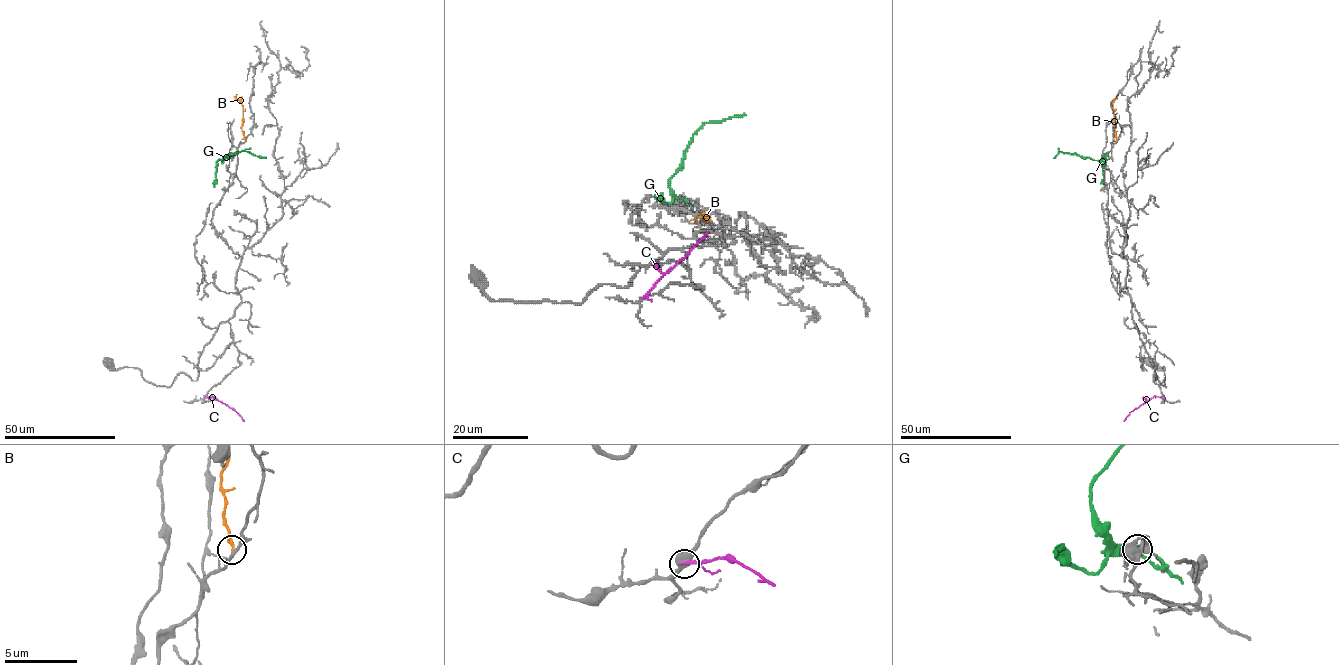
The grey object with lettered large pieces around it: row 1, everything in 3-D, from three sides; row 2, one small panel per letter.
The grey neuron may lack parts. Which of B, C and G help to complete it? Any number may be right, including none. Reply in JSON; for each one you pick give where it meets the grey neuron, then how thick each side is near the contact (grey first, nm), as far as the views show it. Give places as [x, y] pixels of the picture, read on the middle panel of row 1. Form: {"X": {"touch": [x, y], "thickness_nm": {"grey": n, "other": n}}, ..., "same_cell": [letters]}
{"B": {"touch": [710, 221], "thickness_nm": {"grey": 190, "other": 120}}, "same_cell": ["B"]}

